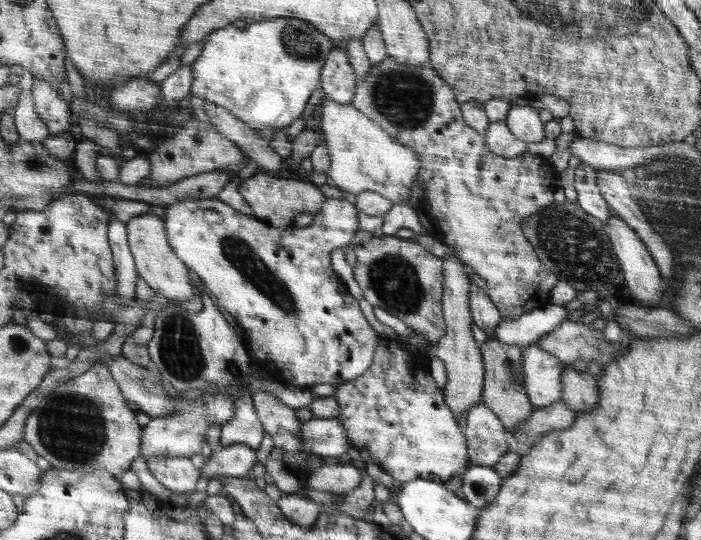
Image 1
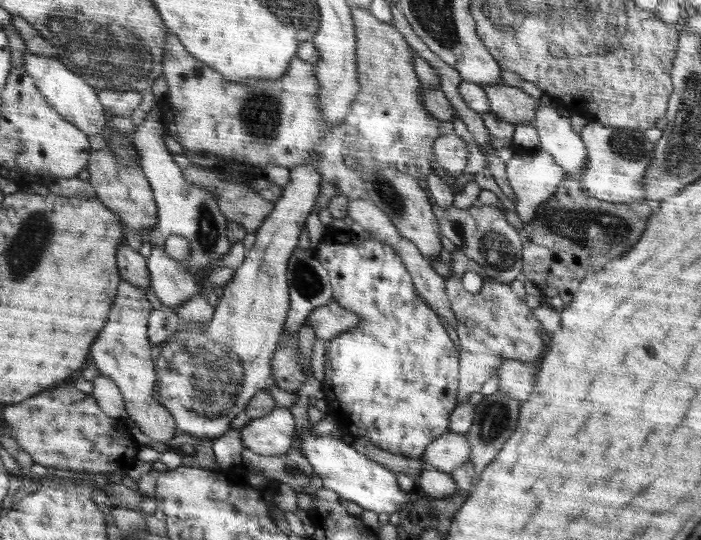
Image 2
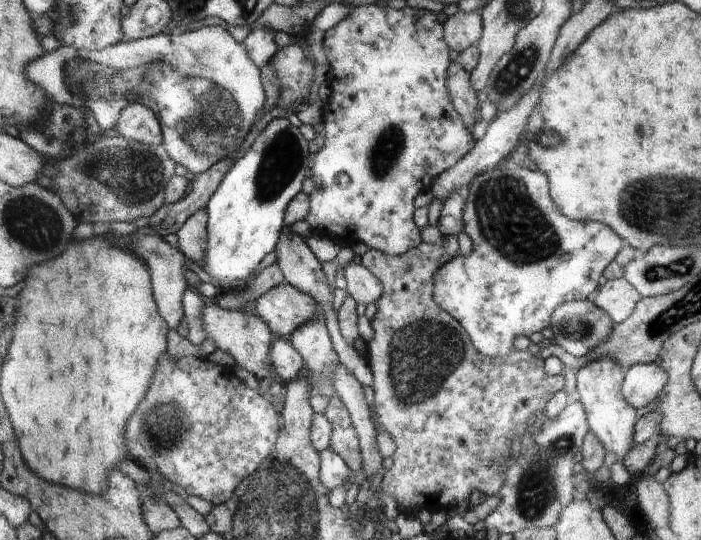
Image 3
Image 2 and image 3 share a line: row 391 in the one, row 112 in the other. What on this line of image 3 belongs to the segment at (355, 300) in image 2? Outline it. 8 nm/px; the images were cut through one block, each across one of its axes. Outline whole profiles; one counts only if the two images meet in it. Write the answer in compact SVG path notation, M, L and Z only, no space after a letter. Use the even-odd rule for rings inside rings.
M395 3L382 8L375 4L370 6L358 6L353 8L349 14L336 26L326 30L322 42L324 54L330 64L330 70L336 80L328 82L331 87L331 97L325 105L326 110L322 115L324 132L326 132L324 146L316 152L312 159L312 180L314 190L310 192L311 213L305 218L318 232L318 235L332 240L334 244L342 247L353 247L357 242L364 242L370 249L384 251L384 254L398 256L406 254L409 250L420 245L420 230L416 228L412 214L414 214L414 198L420 192L429 192L435 180L447 170L454 168L463 160L472 149L475 148L475 139L467 130L462 116L455 109L451 96L448 96L447 73L451 66L448 60L448 45L446 38L442 38L442 16L426 9L412 9L404 7L399 9Z

